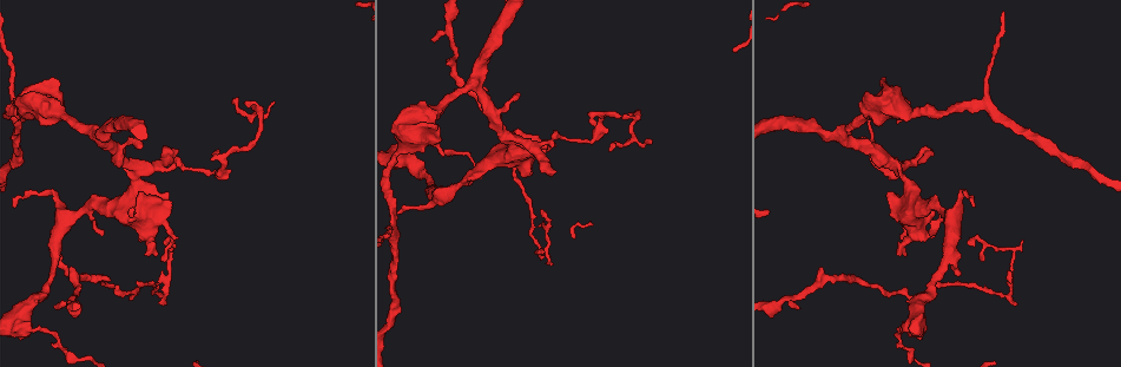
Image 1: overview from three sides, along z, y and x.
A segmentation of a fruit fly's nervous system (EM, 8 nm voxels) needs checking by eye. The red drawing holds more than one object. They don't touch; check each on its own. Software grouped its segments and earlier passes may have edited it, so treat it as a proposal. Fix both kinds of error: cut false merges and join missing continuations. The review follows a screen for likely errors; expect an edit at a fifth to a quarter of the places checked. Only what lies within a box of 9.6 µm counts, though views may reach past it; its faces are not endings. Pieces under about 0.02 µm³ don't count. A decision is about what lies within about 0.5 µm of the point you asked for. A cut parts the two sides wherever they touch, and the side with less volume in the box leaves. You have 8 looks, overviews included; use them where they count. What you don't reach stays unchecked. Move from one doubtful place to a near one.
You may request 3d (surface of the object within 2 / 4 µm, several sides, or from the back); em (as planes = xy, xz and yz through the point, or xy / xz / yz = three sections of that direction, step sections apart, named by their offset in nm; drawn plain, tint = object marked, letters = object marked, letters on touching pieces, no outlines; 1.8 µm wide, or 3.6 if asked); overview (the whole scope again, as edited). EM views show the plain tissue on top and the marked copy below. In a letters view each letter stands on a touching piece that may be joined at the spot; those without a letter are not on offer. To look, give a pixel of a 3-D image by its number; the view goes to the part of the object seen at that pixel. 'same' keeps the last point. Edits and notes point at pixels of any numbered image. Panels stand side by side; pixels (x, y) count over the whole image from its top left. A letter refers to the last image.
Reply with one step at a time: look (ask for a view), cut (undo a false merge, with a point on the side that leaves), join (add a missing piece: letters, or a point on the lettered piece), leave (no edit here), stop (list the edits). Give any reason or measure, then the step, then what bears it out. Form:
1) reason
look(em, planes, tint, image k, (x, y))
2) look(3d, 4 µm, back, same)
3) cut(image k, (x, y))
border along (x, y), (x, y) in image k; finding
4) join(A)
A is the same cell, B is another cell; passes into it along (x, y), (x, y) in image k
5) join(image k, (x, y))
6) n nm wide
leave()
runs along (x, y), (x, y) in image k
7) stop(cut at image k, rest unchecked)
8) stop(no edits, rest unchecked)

abrupt turn
look(em, planes, tint, image 1, (1010, 293))

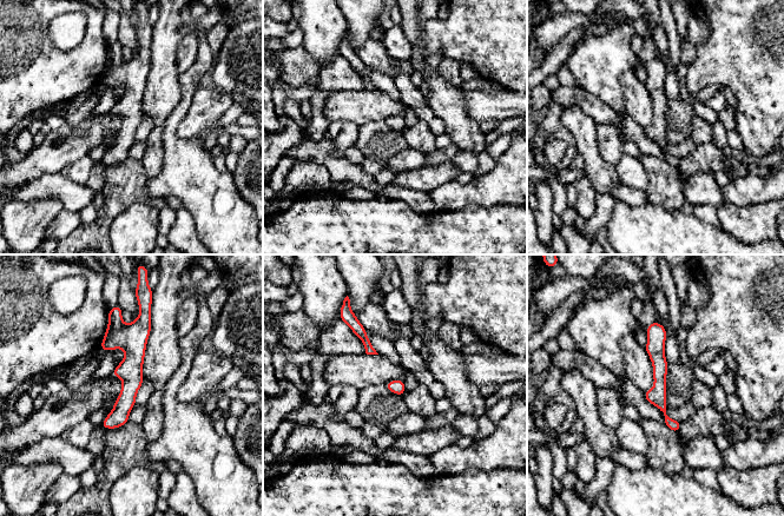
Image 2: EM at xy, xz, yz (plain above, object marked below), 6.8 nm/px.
look(em, planes, letters, same)

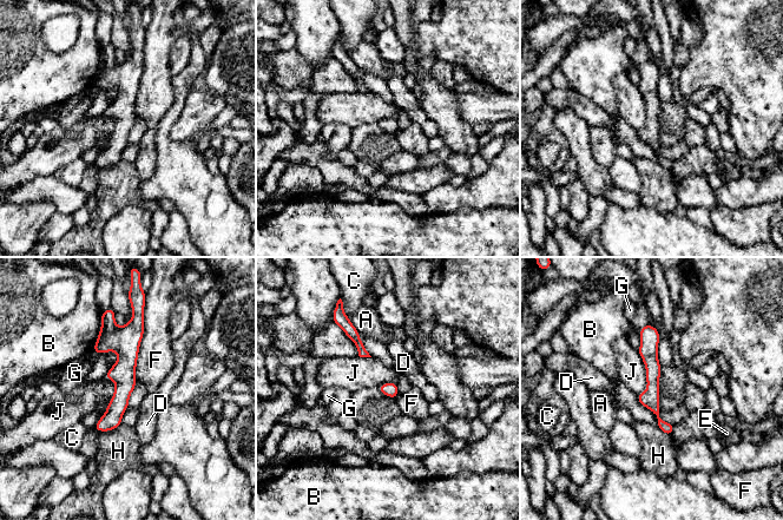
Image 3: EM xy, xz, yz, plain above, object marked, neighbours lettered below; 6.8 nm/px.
leave()
A, B, C, D, E, F, G, H and J are other cells; runs along (111, 320), (124, 388), (99, 428) in image 3; continuous, no second cell

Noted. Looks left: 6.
sudden change in width
look(em, yz, step 8, tint, image 1, (901, 332))

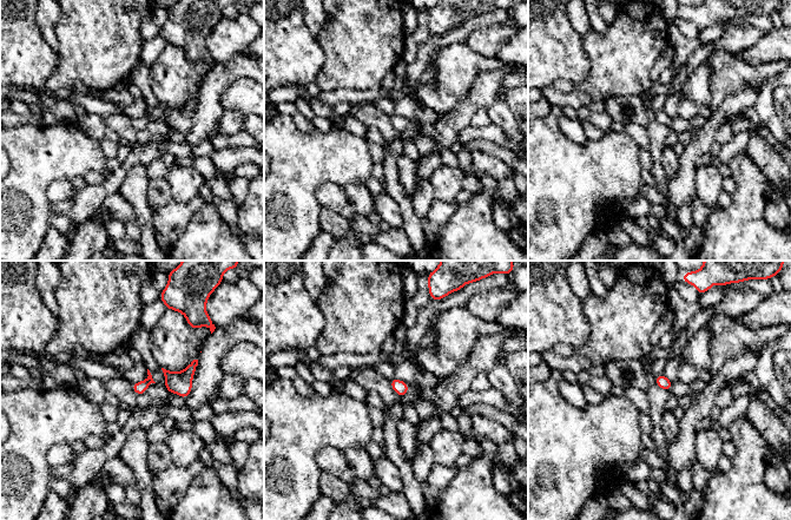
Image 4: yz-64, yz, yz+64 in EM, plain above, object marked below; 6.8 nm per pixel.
look(em, planes, letters, same)

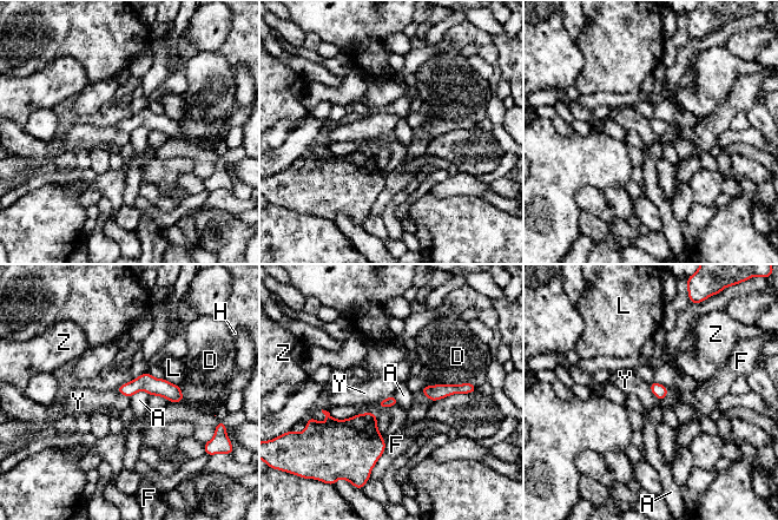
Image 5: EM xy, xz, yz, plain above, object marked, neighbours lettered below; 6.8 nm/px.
70 nm wide; F touches over 260 nm
leave()
A, D, F, H, L, Y and Z are other cells; one cell here

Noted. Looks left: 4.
free end
look(em, 3.6 µm, xy, step 4, tint, image 1, (56, 309))

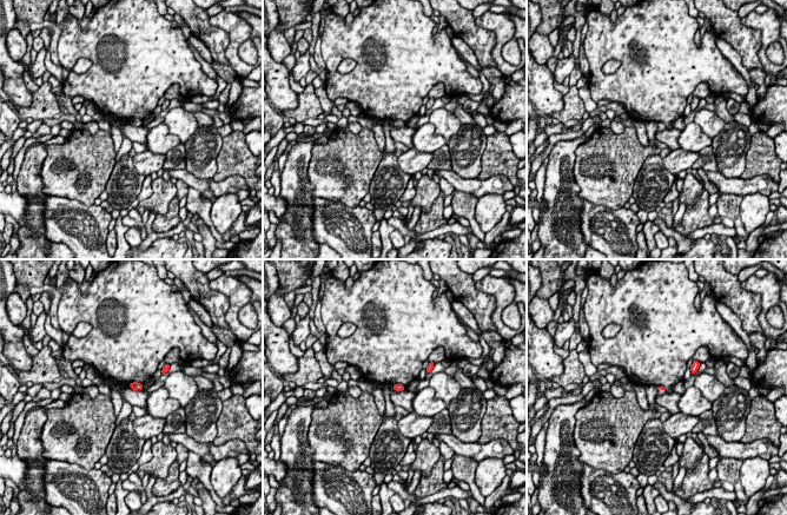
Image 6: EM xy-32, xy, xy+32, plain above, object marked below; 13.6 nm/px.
look(em, 3.6 µm, planes, letters, same)

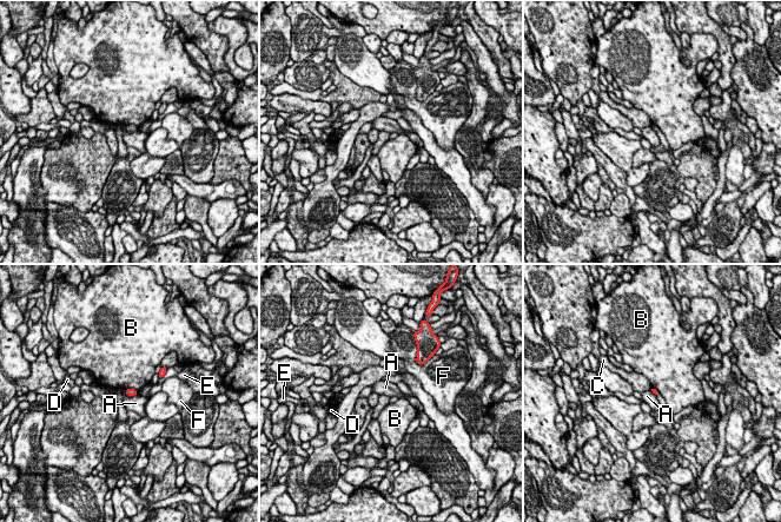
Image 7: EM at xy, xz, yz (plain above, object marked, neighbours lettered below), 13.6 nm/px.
B touches over 190 nm
leave()
A, B, C, D, E and F are other cells; border along (125, 392), (127, 395), (138, 394) in image 7; no lettered piece goes on from it

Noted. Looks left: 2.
stop(no edits, rest unchecked)

